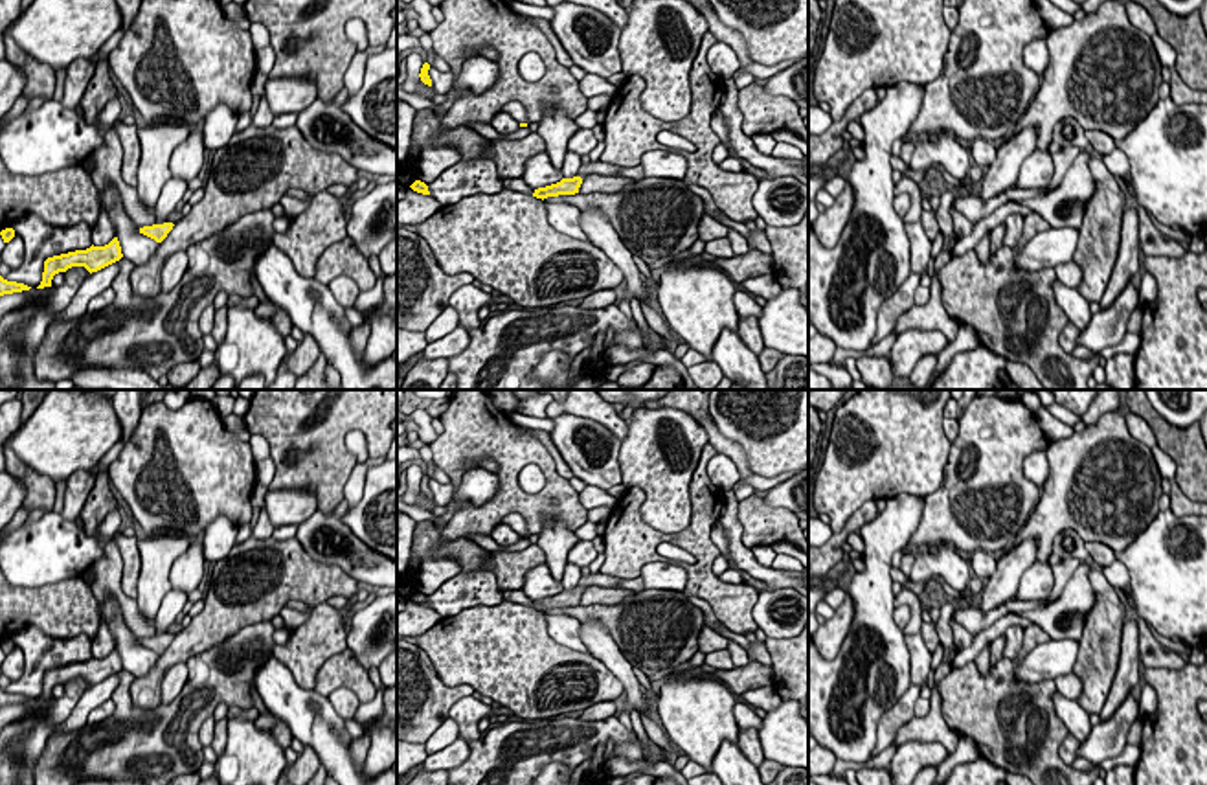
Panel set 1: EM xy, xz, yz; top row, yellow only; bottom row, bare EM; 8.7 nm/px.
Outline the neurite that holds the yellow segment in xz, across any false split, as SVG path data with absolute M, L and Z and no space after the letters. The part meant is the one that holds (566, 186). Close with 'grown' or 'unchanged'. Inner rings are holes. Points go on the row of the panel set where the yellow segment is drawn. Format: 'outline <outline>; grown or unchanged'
outline M601 160L599 162L588 162L588 164L581 165L579 173L573 178L562 178L557 184L538 188L538 189L535 189L533 197L544 200L547 197L575 195L575 193L579 193L582 180L588 175L619 176L619 169L621 169L619 165L601 162Z; grown

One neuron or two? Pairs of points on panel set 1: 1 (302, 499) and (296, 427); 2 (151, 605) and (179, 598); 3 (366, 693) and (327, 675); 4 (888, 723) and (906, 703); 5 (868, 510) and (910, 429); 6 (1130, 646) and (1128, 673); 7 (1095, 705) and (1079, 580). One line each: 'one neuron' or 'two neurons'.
1: two neurons
2: two neurons
3: one neuron
4: one neuron
5: two neurons
6: one neuron
7: two neurons

